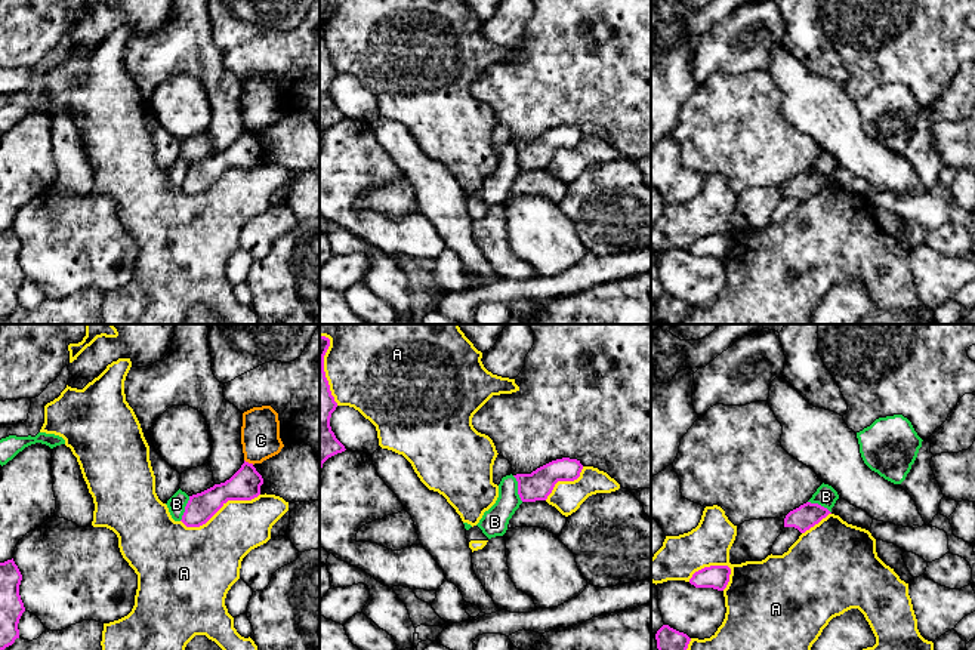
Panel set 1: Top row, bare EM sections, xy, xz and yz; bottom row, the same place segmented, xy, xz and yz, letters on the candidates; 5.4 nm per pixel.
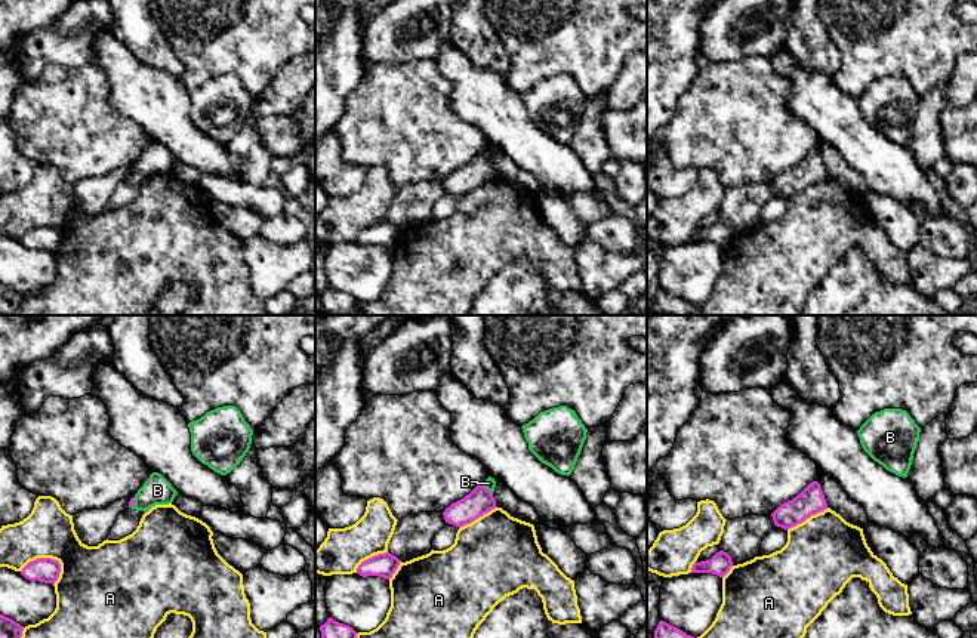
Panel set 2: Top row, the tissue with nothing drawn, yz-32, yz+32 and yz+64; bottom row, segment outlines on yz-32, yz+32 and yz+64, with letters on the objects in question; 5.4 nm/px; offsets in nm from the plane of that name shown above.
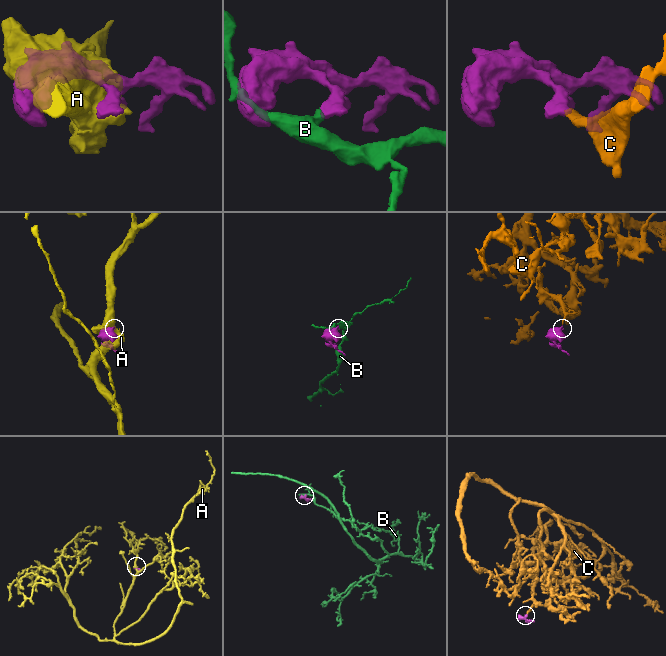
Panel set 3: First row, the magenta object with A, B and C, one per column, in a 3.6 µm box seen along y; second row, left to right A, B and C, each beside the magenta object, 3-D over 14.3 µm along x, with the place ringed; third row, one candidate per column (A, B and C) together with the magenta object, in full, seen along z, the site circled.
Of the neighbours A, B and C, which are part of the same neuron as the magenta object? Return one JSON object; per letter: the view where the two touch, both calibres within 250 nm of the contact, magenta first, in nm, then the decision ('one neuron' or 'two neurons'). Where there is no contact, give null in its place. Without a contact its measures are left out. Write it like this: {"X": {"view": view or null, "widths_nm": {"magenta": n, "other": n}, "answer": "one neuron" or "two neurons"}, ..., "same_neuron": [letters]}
{"A": {"view": "xy", "widths_nm": {"magenta": 170, "other": 320}, "answer": "two neurons"}, "B": {"view": "xz", "widths_nm": {"magenta": 160, "other": 150}, "answer": "two neurons"}, "C": {"view": "xy", "widths_nm": {"magenta": 170, "other": 220}, "answer": "two neurons"}, "same_neuron": []}

